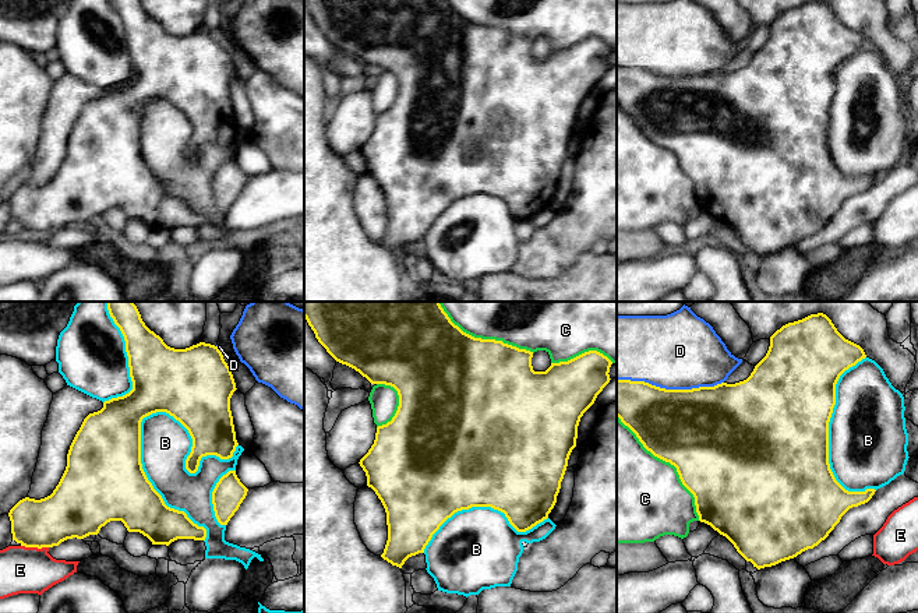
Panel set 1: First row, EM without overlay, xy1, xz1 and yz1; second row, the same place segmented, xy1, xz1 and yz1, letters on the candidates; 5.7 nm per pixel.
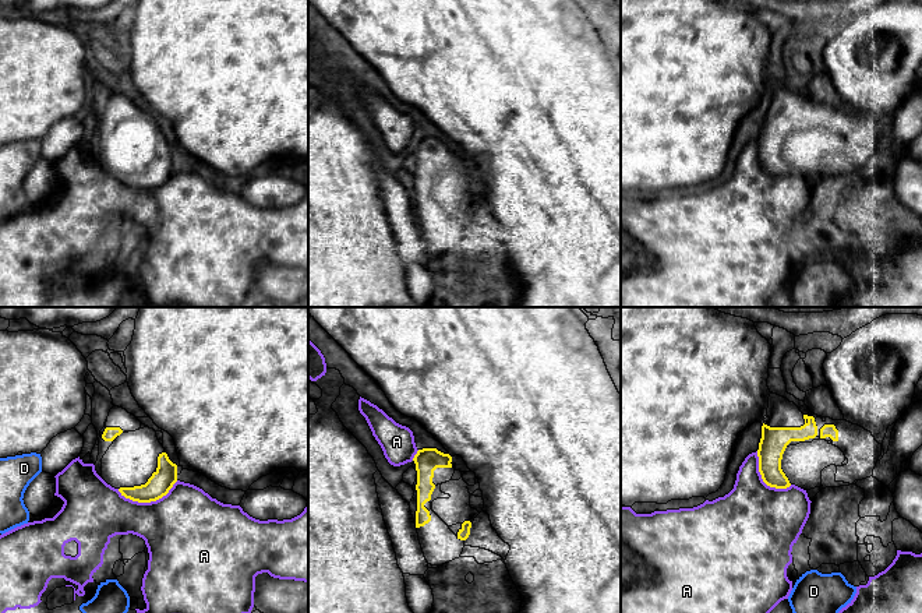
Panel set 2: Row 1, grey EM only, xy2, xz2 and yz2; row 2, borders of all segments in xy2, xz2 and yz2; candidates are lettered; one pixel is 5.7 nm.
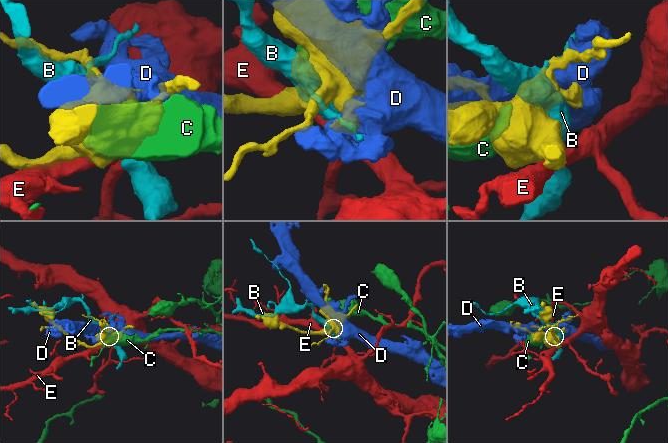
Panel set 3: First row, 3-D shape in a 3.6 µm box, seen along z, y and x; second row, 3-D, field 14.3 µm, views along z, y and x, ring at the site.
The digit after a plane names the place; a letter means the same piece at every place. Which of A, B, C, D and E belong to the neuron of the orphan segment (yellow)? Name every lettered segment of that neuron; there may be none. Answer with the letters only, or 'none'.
none

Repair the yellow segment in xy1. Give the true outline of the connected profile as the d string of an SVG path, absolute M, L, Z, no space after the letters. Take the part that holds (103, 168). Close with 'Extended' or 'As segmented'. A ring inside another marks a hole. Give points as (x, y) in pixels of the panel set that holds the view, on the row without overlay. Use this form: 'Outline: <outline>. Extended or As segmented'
Outline: M140 0L109 1L126 28L133 77L123 84L105 88L100 98L84 106L70 133L66 158L50 183L40 187L25 184L10 197L13 228L21 233L42 236L59 233L73 225L84 226L98 222L100 215L110 208L121 208L128 219L142 221L152 232L169 233L177 226L205 228L206 225L204 214L194 211L184 198L167 194L148 168L141 151L141 109L152 101L166 99L188 117L193 134L186 147L186 156L190 161L198 158L202 144L232 145L239 130L230 98L230 85L237 77L230 54L215 32L200 29L186 36L174 36L145 13Z. As segmented

